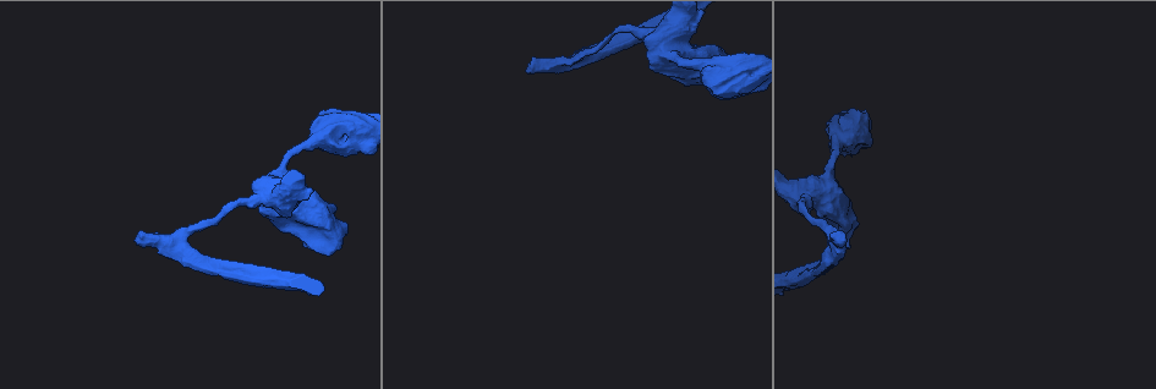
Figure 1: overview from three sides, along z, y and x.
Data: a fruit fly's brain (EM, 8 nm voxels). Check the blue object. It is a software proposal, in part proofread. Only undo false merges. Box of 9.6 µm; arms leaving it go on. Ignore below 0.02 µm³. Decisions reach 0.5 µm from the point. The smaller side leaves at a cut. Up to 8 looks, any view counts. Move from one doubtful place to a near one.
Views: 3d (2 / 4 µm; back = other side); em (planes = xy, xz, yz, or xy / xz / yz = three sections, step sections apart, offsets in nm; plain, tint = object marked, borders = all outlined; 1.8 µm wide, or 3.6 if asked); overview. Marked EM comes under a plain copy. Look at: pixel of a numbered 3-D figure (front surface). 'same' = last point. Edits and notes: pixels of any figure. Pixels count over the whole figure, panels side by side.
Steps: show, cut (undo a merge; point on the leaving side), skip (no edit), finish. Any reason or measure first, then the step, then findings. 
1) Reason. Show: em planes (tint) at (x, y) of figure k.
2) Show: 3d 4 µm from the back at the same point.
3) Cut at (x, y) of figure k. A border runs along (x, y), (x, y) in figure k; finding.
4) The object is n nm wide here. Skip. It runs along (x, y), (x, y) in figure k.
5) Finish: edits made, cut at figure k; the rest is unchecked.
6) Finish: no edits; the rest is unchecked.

Sudden change in width. Show: em 3.6 µm xz step 4 (borders) at (828, 181) of figure 1.

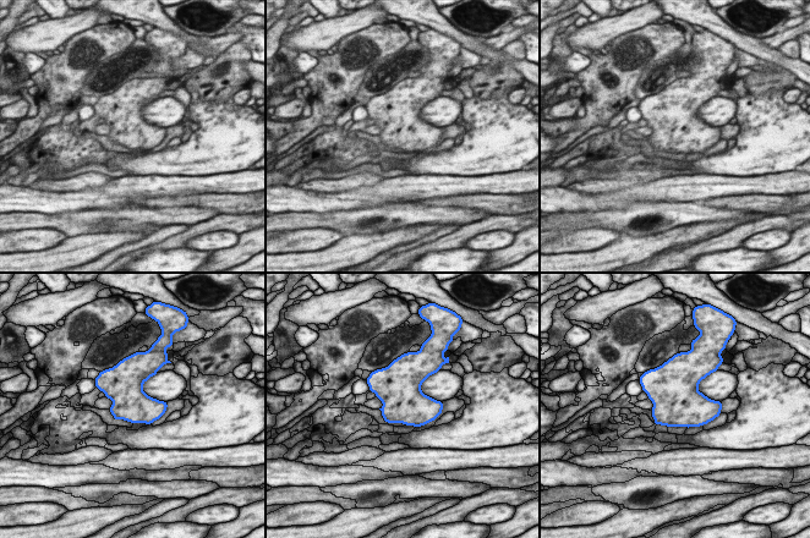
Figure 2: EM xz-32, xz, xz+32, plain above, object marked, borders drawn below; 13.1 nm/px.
Skip. Continuous, no second cell.

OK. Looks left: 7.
Calibre changes. Show: em 3.6 µm xy step 8 (tint) at (746, 73) of figure 1.

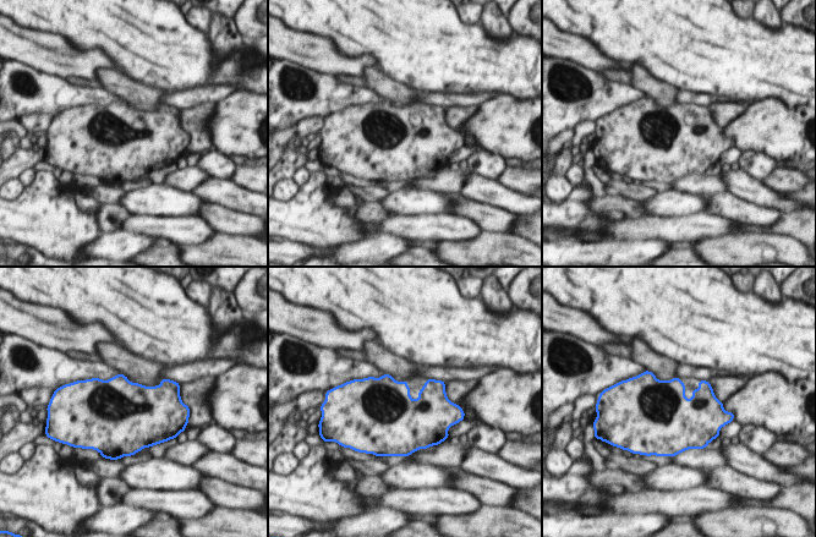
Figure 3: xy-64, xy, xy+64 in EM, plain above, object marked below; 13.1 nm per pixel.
Another direction. Show: em 3.6 µm planes (tint) at the same point.

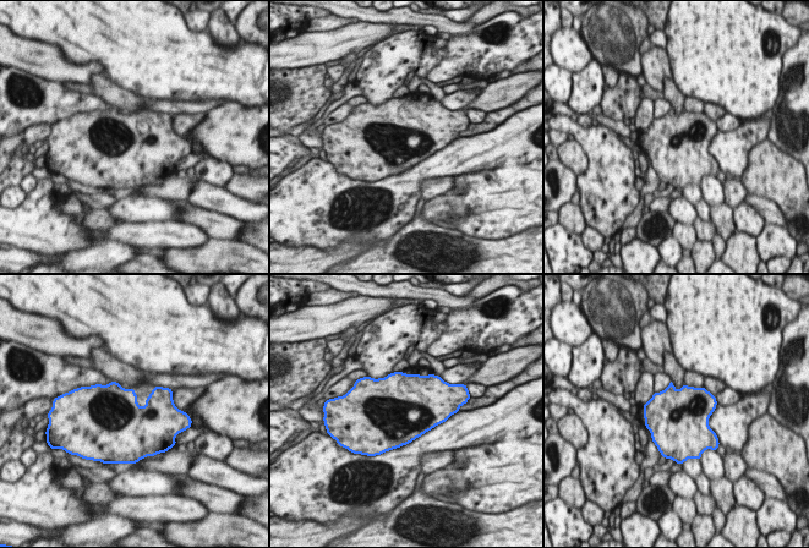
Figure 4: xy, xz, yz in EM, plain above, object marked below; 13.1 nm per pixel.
Skip. One cell here.

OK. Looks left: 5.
Thick turns thin. Show: em xy step 4 (tint) at (186, 233) of figure 1.

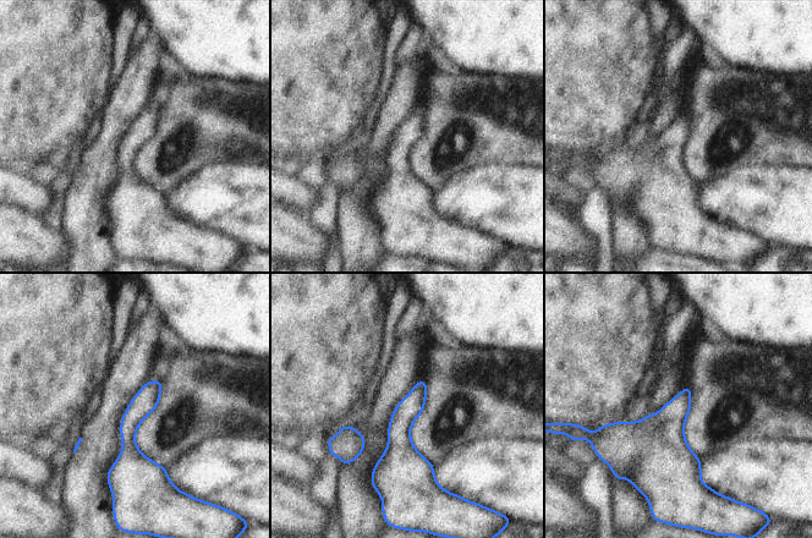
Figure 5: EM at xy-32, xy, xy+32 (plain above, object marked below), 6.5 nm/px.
Another direction. Show: em planes (tint) at the same point.

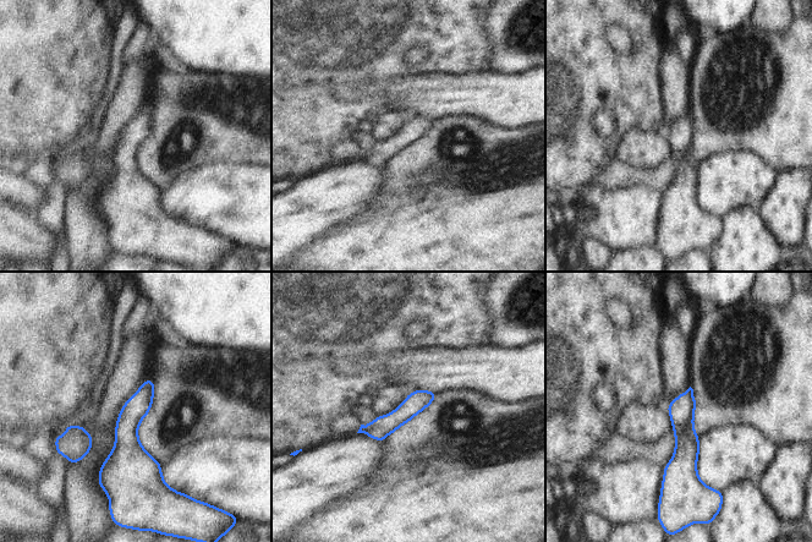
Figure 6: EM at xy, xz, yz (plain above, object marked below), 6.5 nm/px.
Skip. It runs along (690, 392), (676, 482) in figure 6; all the same cell.

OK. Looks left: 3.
Finish: no edits; the rest is unchecked.

